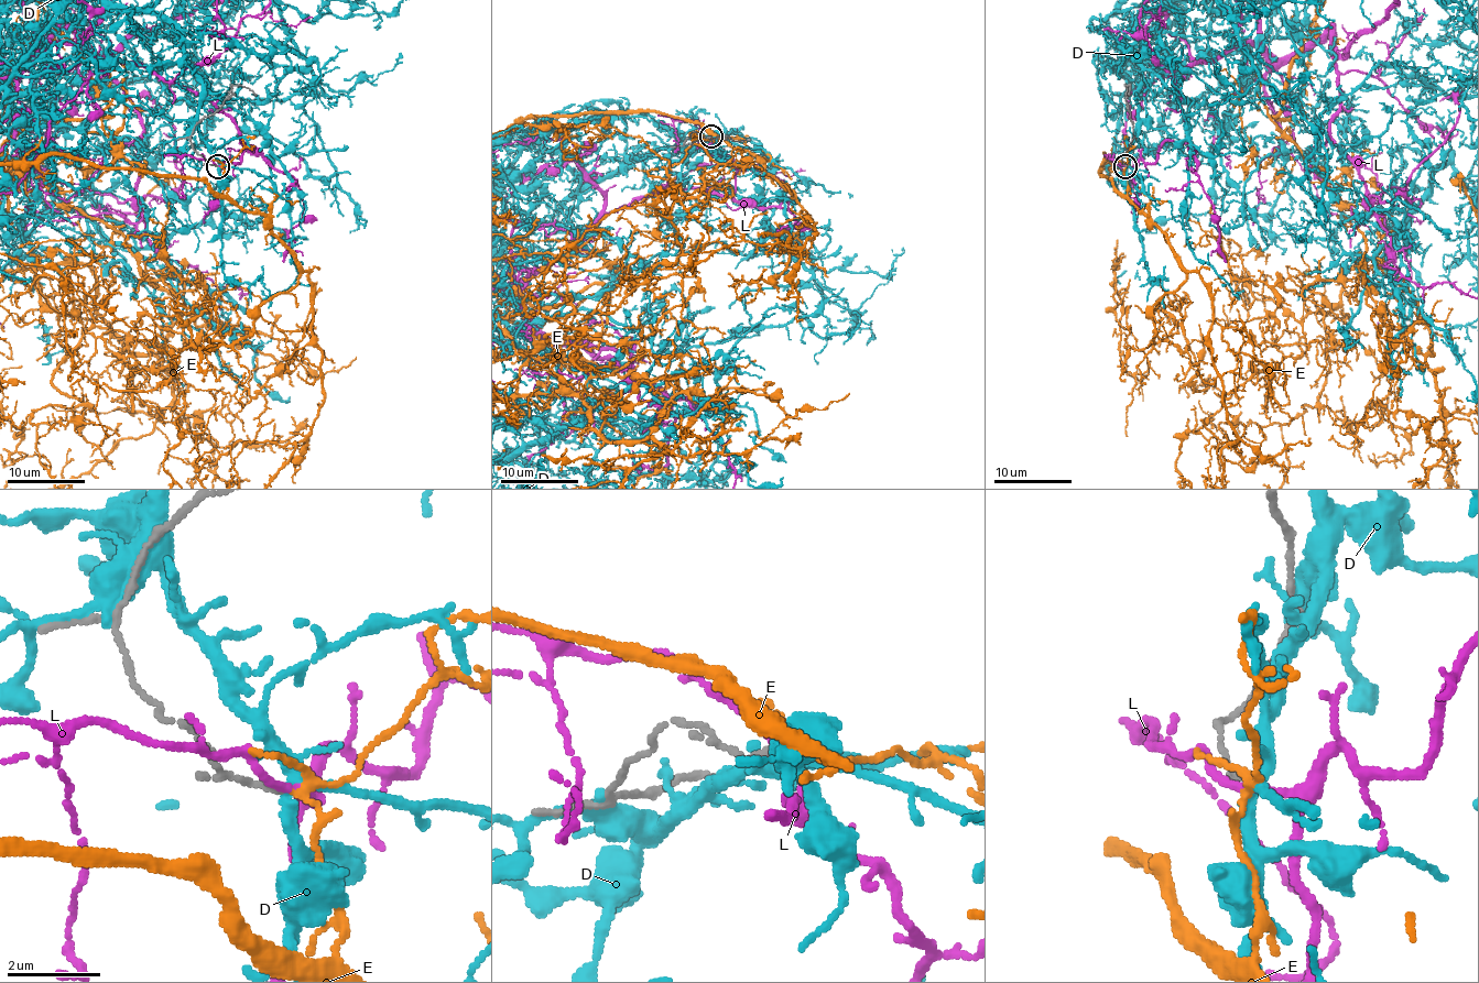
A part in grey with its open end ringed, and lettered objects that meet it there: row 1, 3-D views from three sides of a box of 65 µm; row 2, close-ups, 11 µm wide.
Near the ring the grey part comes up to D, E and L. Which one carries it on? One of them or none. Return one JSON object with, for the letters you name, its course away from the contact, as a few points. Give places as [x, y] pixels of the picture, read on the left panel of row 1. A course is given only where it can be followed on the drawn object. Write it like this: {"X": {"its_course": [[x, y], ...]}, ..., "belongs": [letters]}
{"belongs": ["E"]}

